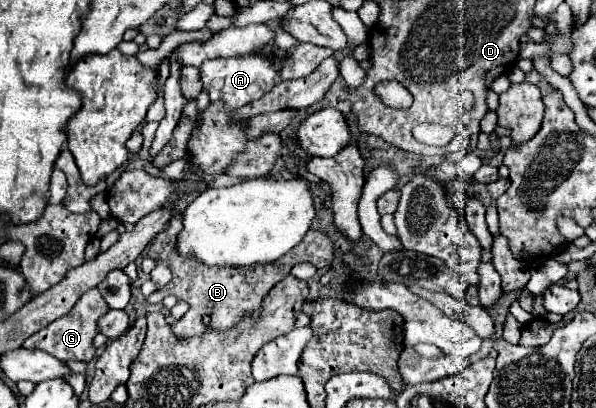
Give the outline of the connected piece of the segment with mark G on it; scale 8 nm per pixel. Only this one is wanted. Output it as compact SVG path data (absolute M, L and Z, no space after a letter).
M90 288L88 292L84 292L80 296L80 300L76 302L76 306L72 308L72 312L68 316L62 316L58 320L54 320L50 326L38 330L36 334L32 334L30 338L24 340L24 348L32 350L32 348L38 348L38 350L44 350L48 354L52 354L54 358L66 362L66 360L82 360L82 362L90 362L96 354L96 348L92 346L92 340L94 336L98 334L98 328L96 328L96 320L108 312L108 306L102 298L102 294L98 294L98 288Z

